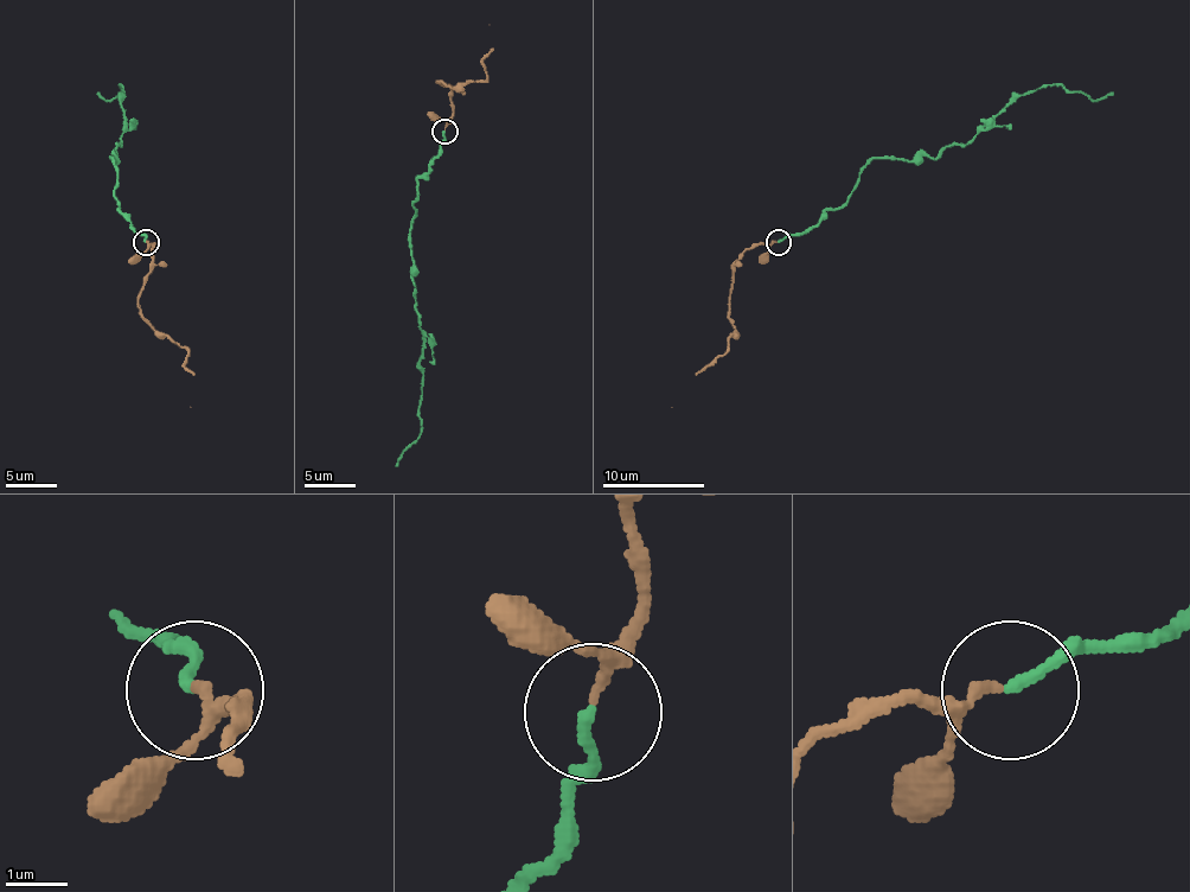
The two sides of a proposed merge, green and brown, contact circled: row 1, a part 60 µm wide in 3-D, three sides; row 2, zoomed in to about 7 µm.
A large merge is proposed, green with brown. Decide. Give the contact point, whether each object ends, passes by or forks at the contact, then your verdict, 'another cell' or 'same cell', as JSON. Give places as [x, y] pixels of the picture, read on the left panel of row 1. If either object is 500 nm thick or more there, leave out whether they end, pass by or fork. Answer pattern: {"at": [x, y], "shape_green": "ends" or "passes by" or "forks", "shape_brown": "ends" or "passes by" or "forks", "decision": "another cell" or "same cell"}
{"at": [146, 242], "shape_green": "ends", "shape_brown": "passes by", "decision": "same cell"}

